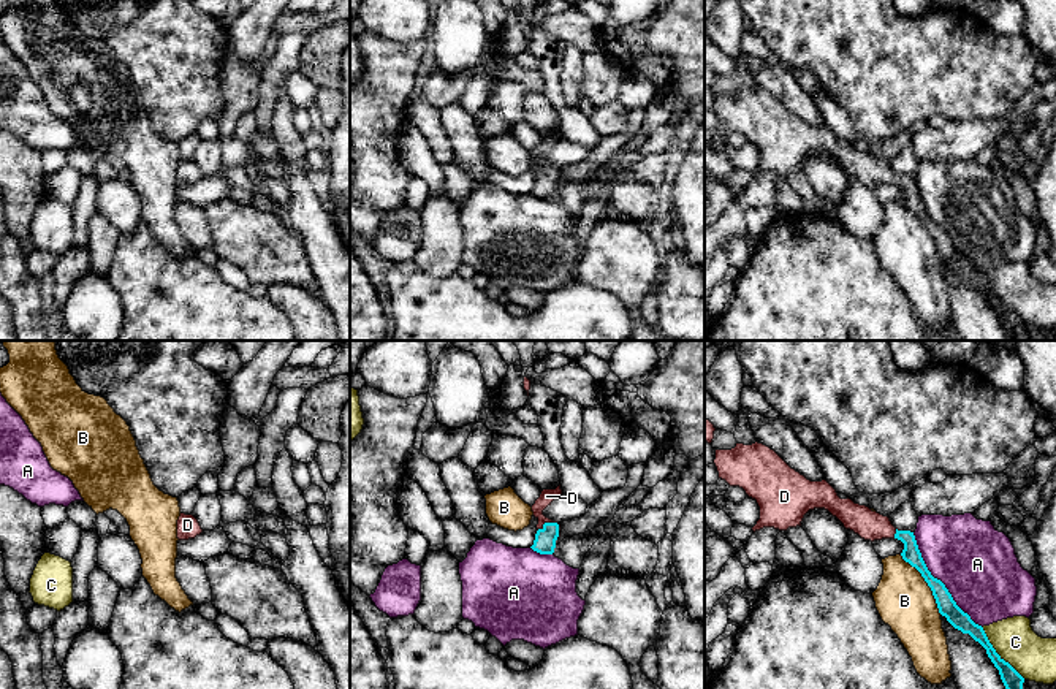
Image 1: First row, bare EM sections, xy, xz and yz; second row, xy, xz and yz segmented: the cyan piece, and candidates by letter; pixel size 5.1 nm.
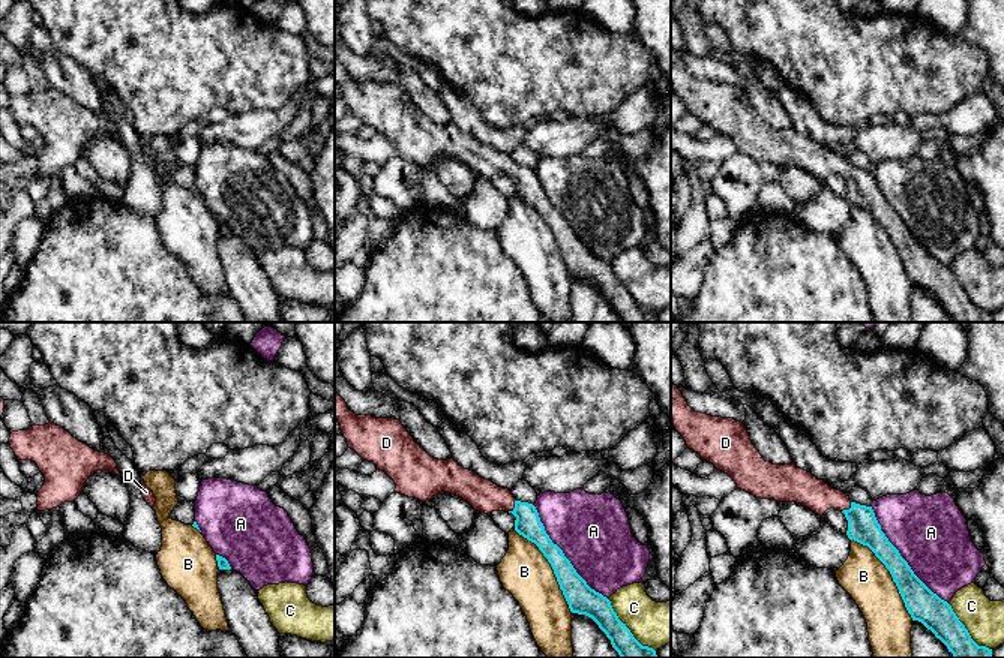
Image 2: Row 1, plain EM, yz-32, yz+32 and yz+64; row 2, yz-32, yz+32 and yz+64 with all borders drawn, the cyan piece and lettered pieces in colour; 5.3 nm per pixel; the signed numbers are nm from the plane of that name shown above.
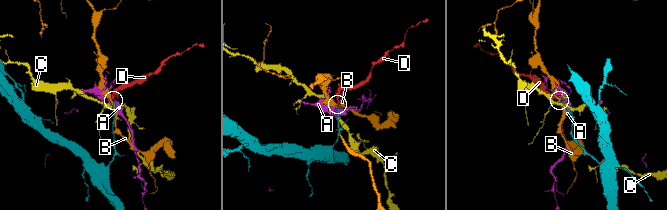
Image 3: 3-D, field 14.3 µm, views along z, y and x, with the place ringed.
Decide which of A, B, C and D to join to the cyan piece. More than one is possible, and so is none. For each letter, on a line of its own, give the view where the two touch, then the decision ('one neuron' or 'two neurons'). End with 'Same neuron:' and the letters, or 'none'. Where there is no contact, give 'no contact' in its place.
A: yz | two neurons
B: yz | two neurons
C: yz | two neurons
D: xz | one neuron
Same neuron: D

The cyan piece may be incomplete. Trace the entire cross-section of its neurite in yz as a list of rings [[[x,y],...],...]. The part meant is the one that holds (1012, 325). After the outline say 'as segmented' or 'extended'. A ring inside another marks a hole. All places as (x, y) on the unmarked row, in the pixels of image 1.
[[[736,89],[731,95],[716,95],[714,109],[719,124],[730,131],[739,131],[757,146],[760,165],[752,176],[774,173],[787,176],[801,171],[804,160],[814,154],[825,154],[836,162],[845,174],[864,185],[898,184],[904,188],[902,204],[915,212],[933,236],[939,258],[963,279],[969,279],[985,295],[1010,341],[1024,341],[1024,323],[1005,307],[990,288],[982,271],[964,258],[945,230],[928,215],[918,195],[914,177],[898,176],[888,162],[872,157],[852,144],[841,144],[826,127],[811,127],[792,114],[774,95],[763,89]]] | extended

